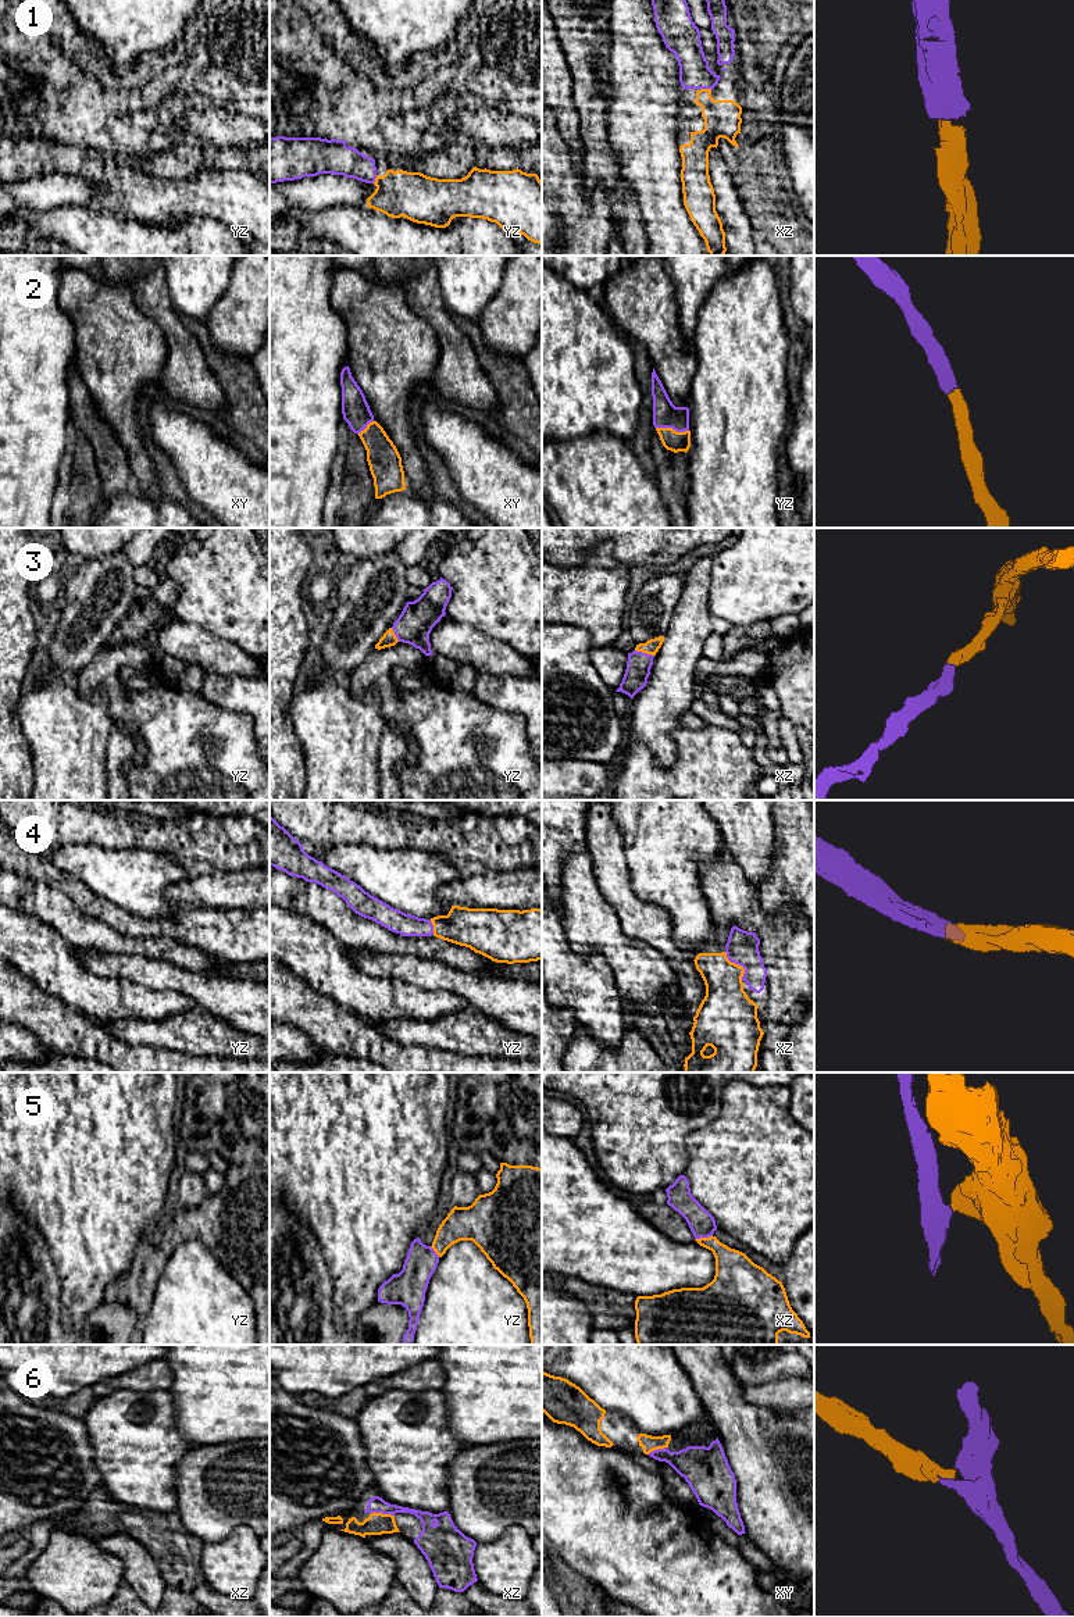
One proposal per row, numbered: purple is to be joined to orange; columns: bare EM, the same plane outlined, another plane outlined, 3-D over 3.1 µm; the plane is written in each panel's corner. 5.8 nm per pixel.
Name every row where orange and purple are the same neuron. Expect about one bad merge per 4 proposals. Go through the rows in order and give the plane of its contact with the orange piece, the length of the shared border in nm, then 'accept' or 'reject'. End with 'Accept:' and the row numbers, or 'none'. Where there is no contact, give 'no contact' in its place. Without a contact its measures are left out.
1: meets orange in xz; contact 70 nm long; accept
2: meets orange in yz; contact 190 nm long; accept
3: meets orange in xz; contact 120 nm long; accept
4: meets orange in xz; contact 200 nm long; accept
5: meets orange in xz; contact 110 nm long; reject
6: meets orange in xz; contact 140 nm long; accept
Accept: 1, 2, 3, 4, 6

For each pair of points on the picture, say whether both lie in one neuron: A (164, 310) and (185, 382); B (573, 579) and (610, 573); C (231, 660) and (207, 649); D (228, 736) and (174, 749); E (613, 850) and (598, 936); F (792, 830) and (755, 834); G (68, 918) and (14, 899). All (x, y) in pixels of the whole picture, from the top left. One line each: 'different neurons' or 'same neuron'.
A: same neuron
B: same neuron
C: same neuron
D: same neuron
E: different neurons
F: different neurons
G: same neuron

